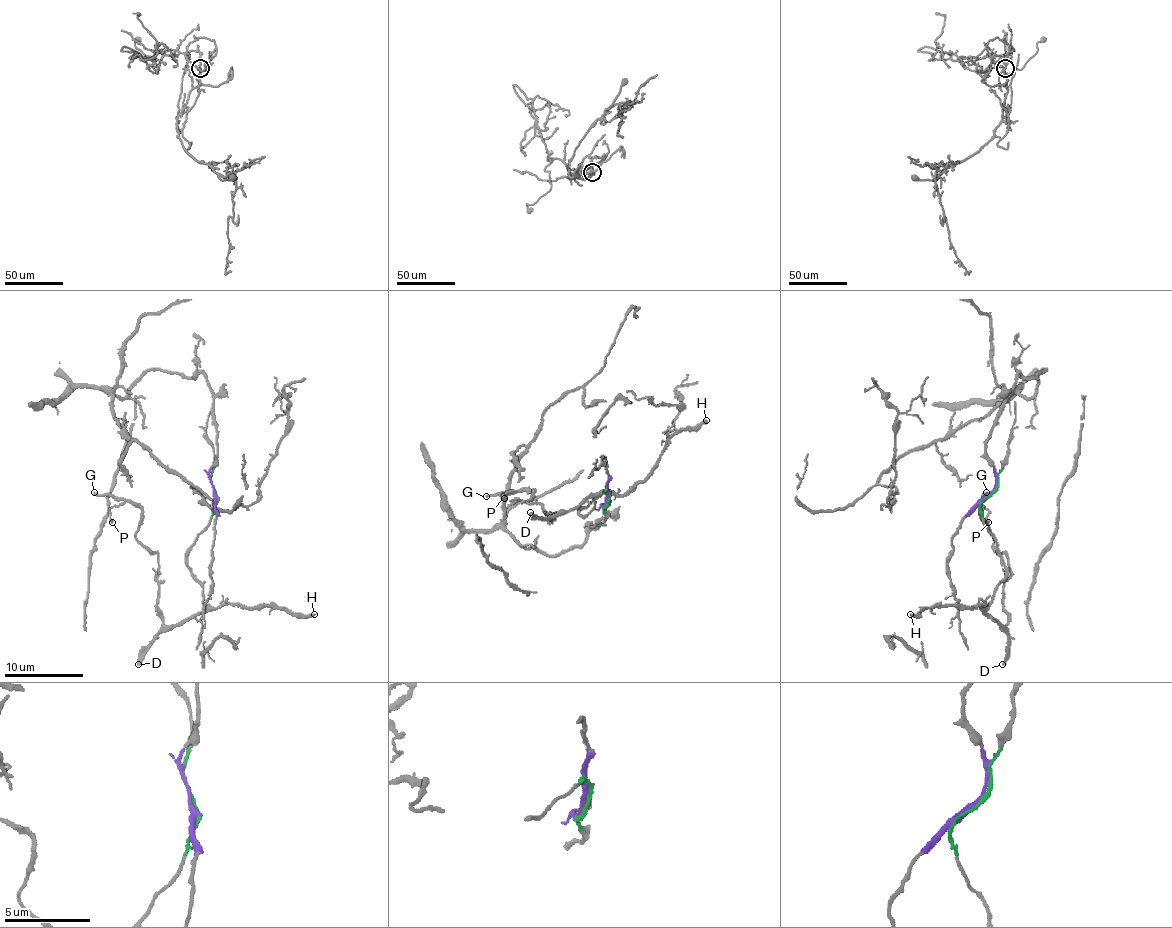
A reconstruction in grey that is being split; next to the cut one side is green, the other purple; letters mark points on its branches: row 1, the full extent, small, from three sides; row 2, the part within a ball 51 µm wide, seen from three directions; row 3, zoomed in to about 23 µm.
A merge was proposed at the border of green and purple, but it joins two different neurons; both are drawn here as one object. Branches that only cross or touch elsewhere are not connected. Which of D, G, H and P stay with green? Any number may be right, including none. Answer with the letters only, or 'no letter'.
D, G, H, P

